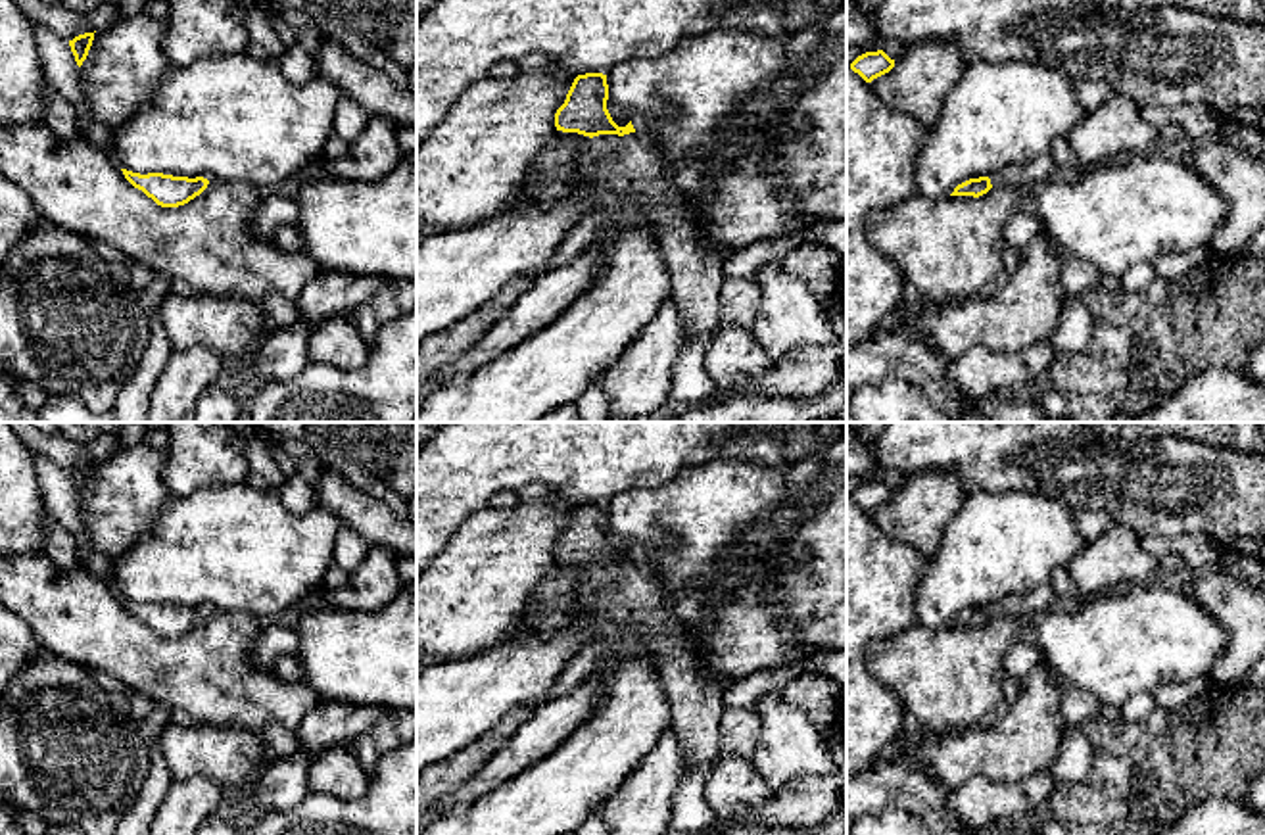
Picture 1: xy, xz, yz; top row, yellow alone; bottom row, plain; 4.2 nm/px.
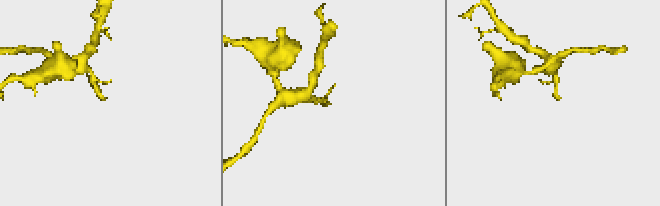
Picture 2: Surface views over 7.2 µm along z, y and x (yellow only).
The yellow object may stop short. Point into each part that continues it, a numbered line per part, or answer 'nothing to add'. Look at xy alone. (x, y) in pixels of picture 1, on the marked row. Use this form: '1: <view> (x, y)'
nothing to add

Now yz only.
1: yz (1041, 169)

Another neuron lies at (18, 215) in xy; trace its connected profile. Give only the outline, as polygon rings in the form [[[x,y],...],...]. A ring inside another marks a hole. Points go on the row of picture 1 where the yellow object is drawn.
[[[0,173],[0,273],[29,232],[46,225],[25,188]]]

